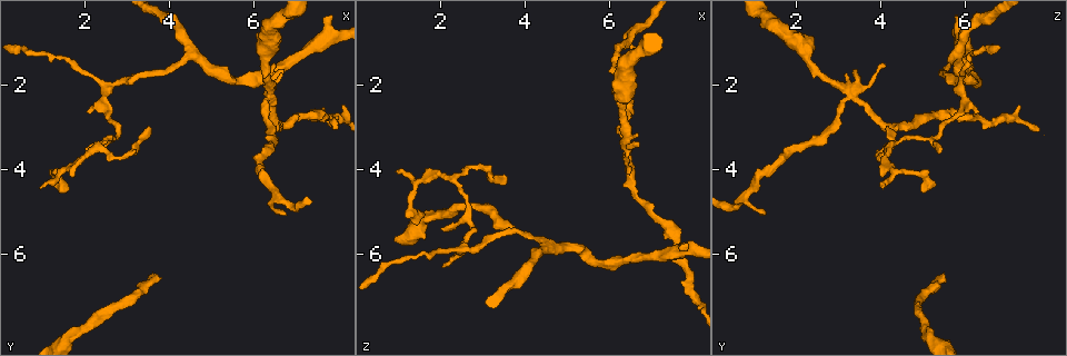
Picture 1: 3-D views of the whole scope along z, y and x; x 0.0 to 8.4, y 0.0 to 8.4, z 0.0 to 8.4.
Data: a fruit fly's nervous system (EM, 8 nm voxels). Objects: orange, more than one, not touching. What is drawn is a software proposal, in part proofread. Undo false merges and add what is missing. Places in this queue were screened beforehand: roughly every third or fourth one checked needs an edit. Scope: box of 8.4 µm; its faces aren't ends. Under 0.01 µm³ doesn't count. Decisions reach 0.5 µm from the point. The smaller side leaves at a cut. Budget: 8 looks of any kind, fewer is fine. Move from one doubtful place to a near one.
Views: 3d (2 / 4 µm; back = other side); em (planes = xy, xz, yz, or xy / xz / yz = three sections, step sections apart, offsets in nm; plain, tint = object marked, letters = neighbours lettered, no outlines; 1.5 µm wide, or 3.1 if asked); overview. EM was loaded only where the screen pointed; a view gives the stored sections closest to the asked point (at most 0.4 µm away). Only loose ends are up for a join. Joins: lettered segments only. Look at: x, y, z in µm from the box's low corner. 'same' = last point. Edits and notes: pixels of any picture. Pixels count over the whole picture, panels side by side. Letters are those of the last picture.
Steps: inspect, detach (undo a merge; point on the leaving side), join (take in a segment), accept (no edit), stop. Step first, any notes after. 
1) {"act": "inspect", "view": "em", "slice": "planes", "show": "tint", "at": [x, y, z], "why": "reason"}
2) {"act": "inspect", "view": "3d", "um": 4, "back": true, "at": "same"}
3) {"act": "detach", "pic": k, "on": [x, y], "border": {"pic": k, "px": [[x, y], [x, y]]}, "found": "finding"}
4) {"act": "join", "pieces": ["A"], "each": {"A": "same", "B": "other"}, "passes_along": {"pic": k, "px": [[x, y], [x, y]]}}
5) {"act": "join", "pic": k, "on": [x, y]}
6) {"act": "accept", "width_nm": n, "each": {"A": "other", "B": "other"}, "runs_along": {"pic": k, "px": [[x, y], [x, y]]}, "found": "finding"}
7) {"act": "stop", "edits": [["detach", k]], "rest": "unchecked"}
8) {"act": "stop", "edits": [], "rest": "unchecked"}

{"act": "inspect", "view": "em", "slice": "xy", "step": 8, "show": "tint", "at": [6.35, 2.25, 3.35], "why": "arms part here"}

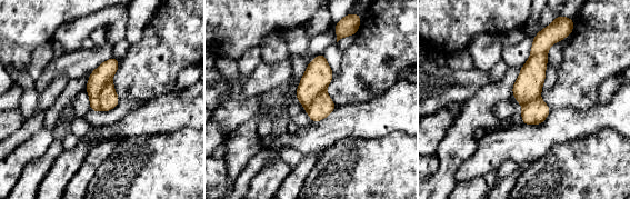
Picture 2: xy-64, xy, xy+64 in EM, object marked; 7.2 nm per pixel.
{"act": "inspect", "view": "em", "slice": "xy", "step": 8, "show": "letters", "at": "same", "why": "see the neighbours"}

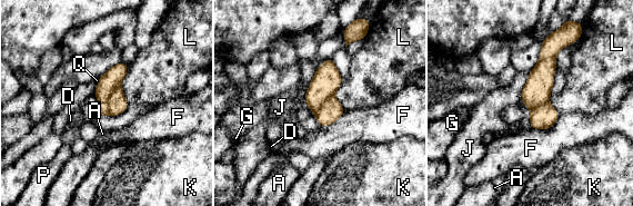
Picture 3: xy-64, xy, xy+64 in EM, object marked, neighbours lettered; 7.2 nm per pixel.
{"act": "detach", "pic": 3, "on": [113, 77], "width_nm": 200, "longest_contact_nm": ["L", 260], "each": {"A": "other", "D": "other", "F": "other", "G": "other", "J": "other", "K": "other", "L": "other", "P": "other", "Q": "other"}, "found": "a second cell is stuck on"}

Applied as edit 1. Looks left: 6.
{"act": "inspect", "view": "overview", "why": "redraw"}

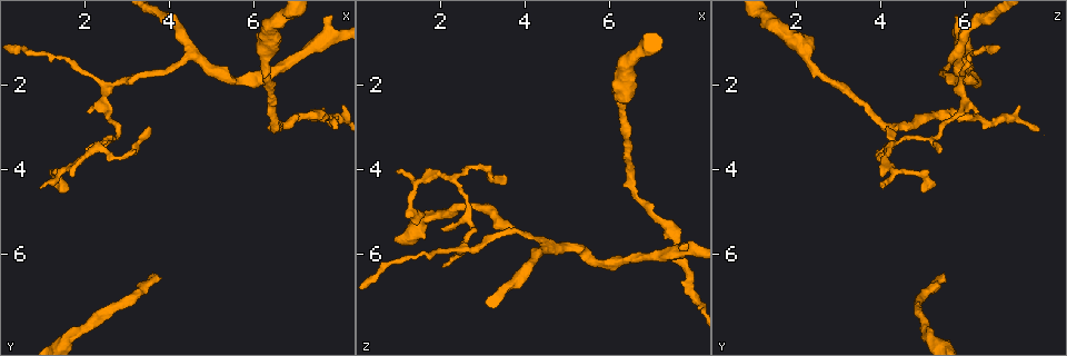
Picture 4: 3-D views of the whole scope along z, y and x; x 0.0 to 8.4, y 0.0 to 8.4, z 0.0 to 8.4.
{"act": "inspect", "view": "3d", "um": 2, "at": [3.80, 6.55, 5.45], "why": "end of a long branch"}

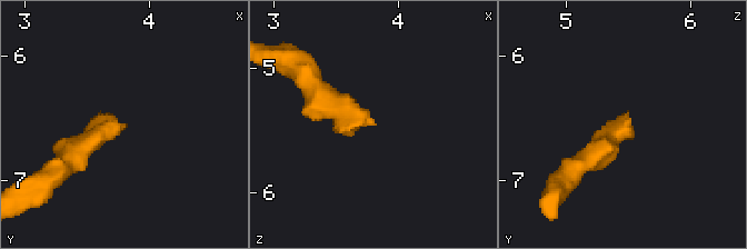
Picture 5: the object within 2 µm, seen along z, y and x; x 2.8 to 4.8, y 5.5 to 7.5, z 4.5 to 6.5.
{"act": "inspect", "view": "em", "slice": "planes", "show": "tint", "at": [3.80, 6.54, 5.44], "why": "now the EM"}

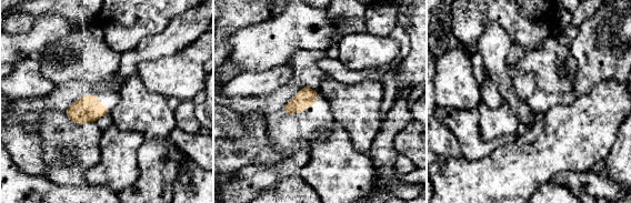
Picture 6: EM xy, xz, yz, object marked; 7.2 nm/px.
{"act": "inspect", "view": "em", "slice": "planes", "show": "letters", "at": "same"}

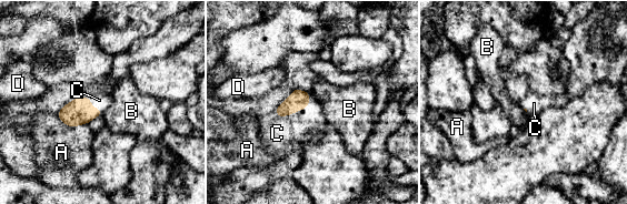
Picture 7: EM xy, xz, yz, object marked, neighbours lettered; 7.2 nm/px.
{"act": "join", "pieces": ["C"], "longest_contact_nm": ["C", 300], "each": {"A": "other", "B": "other", "C": "same", "D": "other"}, "found": "the cell continues"}

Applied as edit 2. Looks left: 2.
{"act": "inspect", "view": "em", "slice": "planes", "show": "plain", "at": [1.00, 4.50, 4.00], "why": "thin end"}

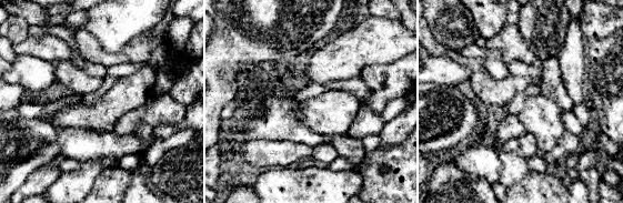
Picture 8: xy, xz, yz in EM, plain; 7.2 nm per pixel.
{"act": "inspect", "view": "em", "slice": "planes", "show": "letters", "at": "same", "why": "see the neighbours"}

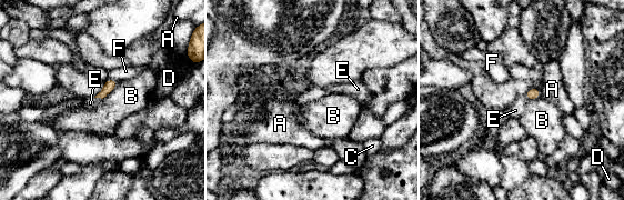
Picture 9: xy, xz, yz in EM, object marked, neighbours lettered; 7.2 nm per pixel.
{"act": "join", "pieces": ["E"], "each": {"A": "other", "B": "other", "C": "other", "D": "other", "E": "same", "F": "other"}, "passes_along": {"pic": 9, "px": [[109, 84], [98, 97], [90, 103]]}, "found": "it goes on there"}

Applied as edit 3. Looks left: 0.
{"act": "stop", "edits": [["detach", 3], ["join", 7], ["join", 9]], "rest": "unchecked"}

